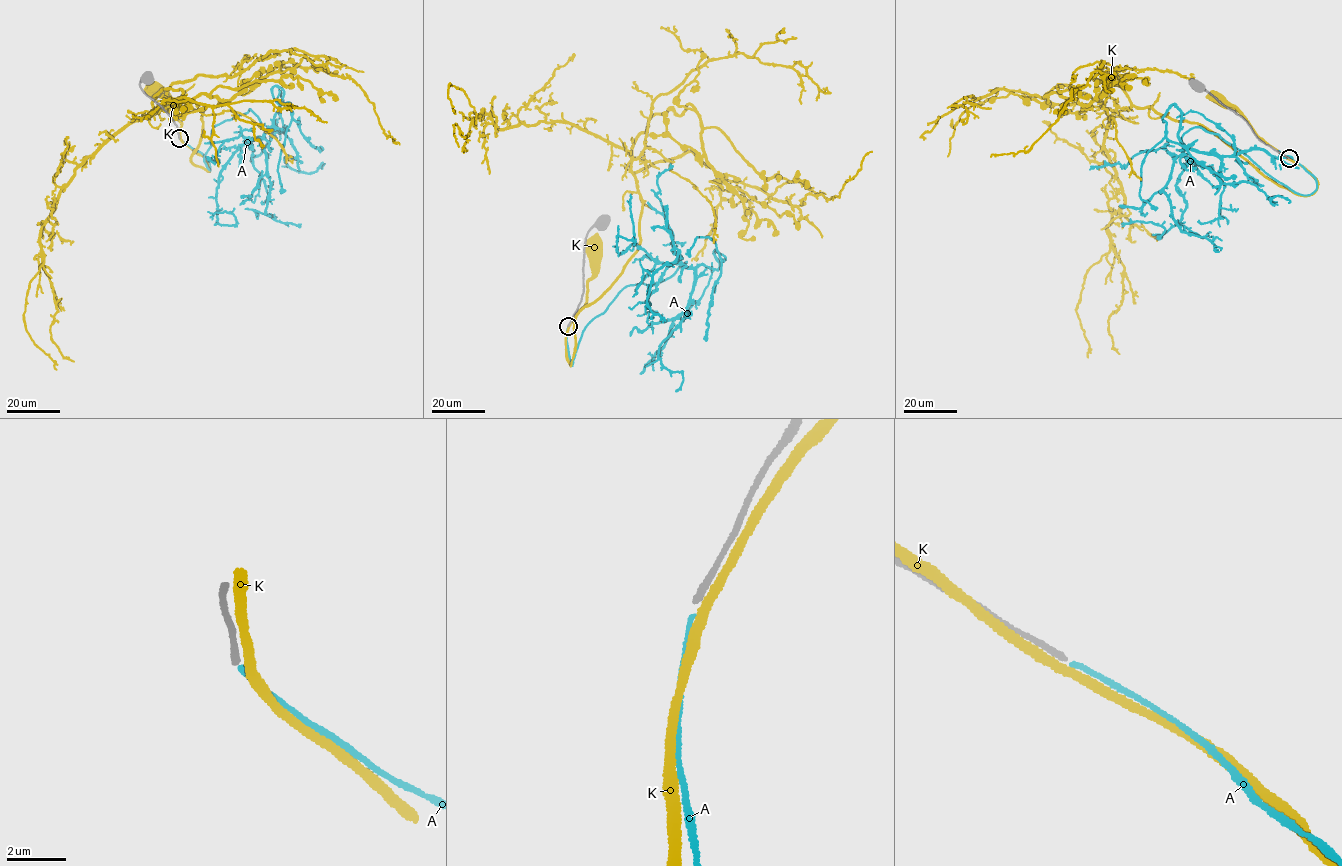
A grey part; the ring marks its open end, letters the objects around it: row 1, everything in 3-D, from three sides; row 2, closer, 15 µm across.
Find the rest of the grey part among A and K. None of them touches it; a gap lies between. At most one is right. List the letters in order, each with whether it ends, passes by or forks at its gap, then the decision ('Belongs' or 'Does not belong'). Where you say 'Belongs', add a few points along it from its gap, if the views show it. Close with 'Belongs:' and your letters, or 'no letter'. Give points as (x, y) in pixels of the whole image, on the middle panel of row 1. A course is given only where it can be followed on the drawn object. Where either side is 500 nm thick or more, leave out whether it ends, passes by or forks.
A: It ends there. Belongs. Its course: (568, 327), (571, 365), (626, 286), (685, 267), (635, 245), (618, 254), (617, 236), (633, 244), (631, 196)
K: It passes by. Does not belong
Belongs: A

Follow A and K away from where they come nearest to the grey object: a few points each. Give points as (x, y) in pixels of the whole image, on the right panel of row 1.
A: (1289, 159), (1313, 175), (1311, 193), (1193, 127), (1181, 139), (1181, 219), (1160, 238), (1151, 222), (1121, 226)
K: (1289, 159), (1258, 137), (1241, 113), (1221, 104), (1217, 98)

